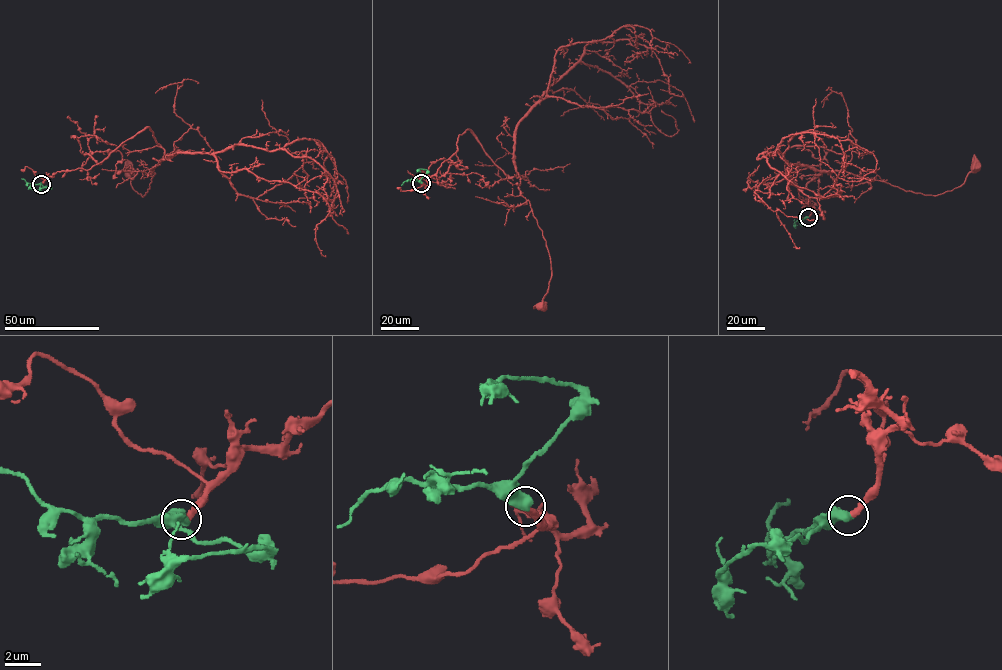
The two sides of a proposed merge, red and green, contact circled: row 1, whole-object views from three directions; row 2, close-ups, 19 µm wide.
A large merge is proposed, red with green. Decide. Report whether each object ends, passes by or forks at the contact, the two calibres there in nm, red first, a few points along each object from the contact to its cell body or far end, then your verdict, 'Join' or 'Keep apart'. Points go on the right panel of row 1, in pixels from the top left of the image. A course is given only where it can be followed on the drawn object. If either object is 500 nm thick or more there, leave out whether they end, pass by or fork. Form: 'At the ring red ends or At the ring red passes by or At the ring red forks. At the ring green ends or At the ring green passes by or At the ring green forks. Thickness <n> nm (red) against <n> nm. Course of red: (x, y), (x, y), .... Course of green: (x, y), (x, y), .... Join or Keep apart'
Thickness 320 nm (red) against 650 nm. Course of red: (808, 217), (814, 207), (784, 166), (794, 146), (842, 153), (845, 171), (925, 195), (959, 187), (976, 166). Course of green: (808, 217), (794, 223), (796, 227). Join

